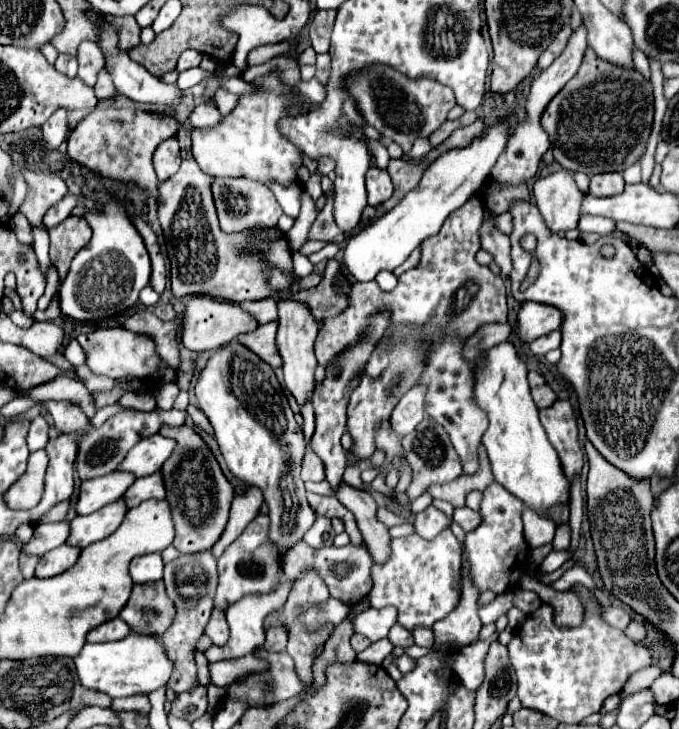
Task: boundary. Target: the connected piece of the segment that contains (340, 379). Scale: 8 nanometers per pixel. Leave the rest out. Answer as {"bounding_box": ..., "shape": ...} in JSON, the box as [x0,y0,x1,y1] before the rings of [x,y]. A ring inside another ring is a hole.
{"bounding_box":[312,341,372,489],"shape":[[[372,341],[360,343],[356,351],[348,351],[348,355],[340,355],[332,367],[326,367],[326,379],[324,383],[316,385],[312,405],[316,413],[316,431],[312,435],[312,451],[322,459],[324,463],[324,475],[326,481],[330,483],[332,489],[338,489],[342,483],[342,473],[346,469],[346,451],[340,445],[340,437],[346,431],[346,405],[348,405],[348,395],[352,393],[352,387],[356,387],[356,367],[368,359],[368,351],[372,351]]]}

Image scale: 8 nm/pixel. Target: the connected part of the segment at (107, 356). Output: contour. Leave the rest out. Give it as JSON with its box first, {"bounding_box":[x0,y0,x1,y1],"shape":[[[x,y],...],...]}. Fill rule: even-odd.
{"bounding_box":[76,329,176,383],"shape":[[[96,329],[86,335],[76,337],[86,353],[86,365],[96,375],[104,375],[110,379],[124,379],[136,377],[144,379],[158,379],[158,383],[170,383],[176,379],[176,369],[168,367],[168,363],[156,351],[156,343],[150,335],[134,333],[128,329]]]}

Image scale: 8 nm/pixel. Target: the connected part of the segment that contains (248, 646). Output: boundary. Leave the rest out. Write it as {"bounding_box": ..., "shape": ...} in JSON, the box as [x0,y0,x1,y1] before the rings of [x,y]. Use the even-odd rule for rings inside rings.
{"bounding_box":[206,579,290,659],"shape":[[[286,579],[286,585],[278,589],[278,593],[274,593],[274,597],[260,597],[258,595],[246,595],[244,599],[240,599],[240,603],[234,603],[228,611],[226,611],[226,619],[228,619],[228,625],[230,625],[230,641],[222,647],[218,645],[212,645],[208,651],[206,651],[206,657],[208,659],[238,659],[238,657],[244,657],[248,653],[254,651],[256,645],[262,645],[264,643],[264,631],[262,631],[262,621],[264,617],[274,611],[274,609],[280,609],[284,603],[286,603],[286,597],[288,597],[288,591],[290,591],[290,579]]]}

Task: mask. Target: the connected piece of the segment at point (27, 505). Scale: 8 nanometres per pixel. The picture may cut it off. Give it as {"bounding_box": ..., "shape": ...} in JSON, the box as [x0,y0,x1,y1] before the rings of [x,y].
{"bounding_box":[4,451,48,509],"shape":[[[44,451],[30,453],[26,473],[4,493],[4,501],[10,509],[32,509],[40,503],[48,461]]]}

